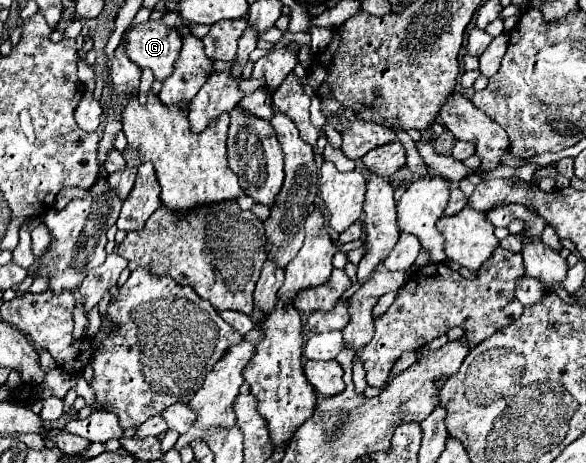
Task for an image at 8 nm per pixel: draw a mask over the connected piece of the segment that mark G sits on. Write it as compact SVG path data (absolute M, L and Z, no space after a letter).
M149 20L129 28L123 40L127 42L127 56L141 68L149 68L155 74L155 80L165 82L173 74L173 64L183 46L179 30L169 28L159 20Z

